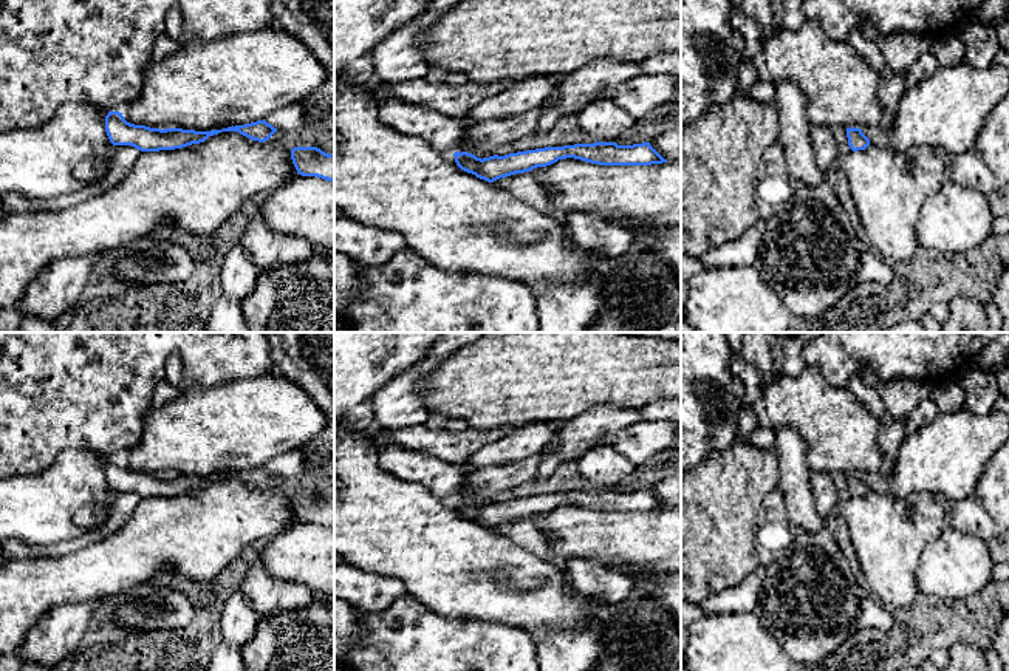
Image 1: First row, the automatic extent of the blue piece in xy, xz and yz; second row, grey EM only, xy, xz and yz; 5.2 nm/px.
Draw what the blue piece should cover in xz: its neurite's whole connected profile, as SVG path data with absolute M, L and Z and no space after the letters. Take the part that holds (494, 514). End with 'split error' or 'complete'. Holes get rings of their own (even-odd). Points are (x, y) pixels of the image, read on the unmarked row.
M616 489L574 490L563 493L545 493L504 502L477 504L467 498L455 498L457 512L480 526L494 529L515 519L546 513L559 506L574 504L599 512L652 512L667 509L650 489L617 492Z | complete

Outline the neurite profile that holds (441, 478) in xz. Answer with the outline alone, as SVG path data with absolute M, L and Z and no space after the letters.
M398 445L381 448L379 464L399 479L421 484L432 495L452 501L469 470L467 465L447 462L433 455Z

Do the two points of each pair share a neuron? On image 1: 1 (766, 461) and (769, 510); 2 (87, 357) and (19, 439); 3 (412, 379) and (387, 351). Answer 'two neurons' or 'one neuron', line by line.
1: two neurons
2: one neuron
3: two neurons

